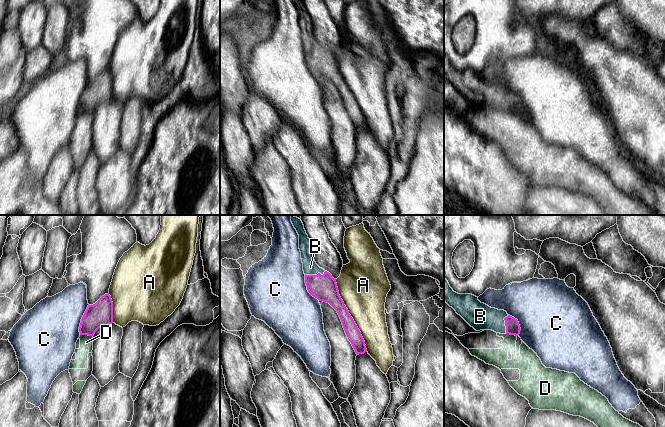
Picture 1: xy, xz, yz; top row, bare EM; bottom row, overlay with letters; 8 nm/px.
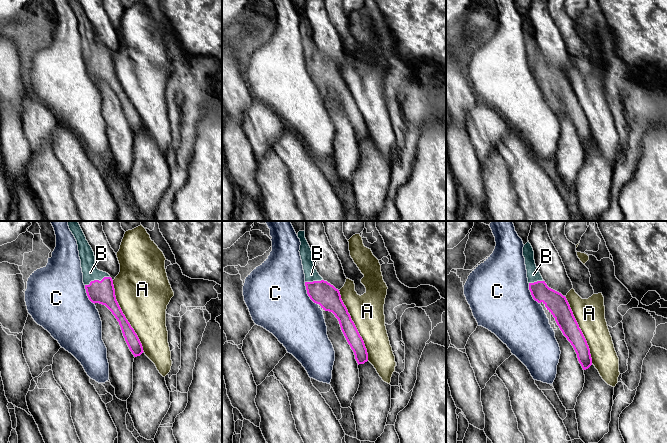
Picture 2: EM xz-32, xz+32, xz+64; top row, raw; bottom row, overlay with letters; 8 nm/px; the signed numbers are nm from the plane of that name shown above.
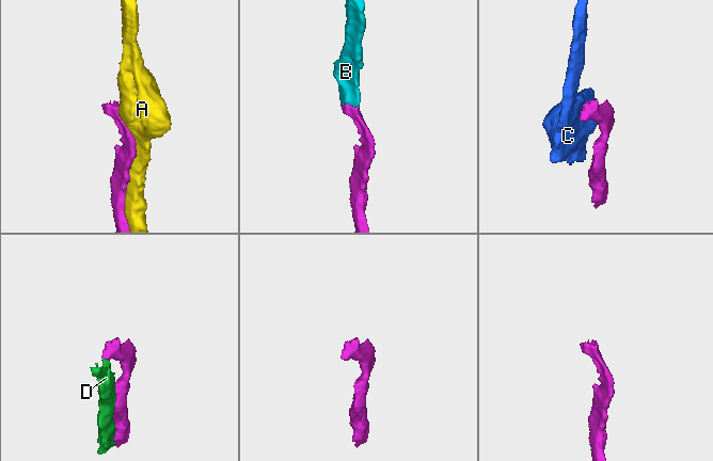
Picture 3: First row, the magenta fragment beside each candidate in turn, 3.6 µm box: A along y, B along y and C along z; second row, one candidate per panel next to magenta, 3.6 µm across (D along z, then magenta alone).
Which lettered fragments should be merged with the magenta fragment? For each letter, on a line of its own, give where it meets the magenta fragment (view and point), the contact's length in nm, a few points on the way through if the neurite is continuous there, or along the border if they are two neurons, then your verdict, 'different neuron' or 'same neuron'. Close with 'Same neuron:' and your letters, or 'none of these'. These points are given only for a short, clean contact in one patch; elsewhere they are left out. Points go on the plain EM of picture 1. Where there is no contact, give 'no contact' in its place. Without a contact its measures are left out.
A: xz (350, 91) | 650 nm | different neuron
B: xz (315, 51) | 170 nm | across xz (323, 63), (315, 51), (310, 43) | same neuron
C: xy (81, 95) | 260 nm | along xy (88, 80), (81, 95), (79, 110) | different neuron
D: xy (86, 110) | 110 nm | different neuron
Same neuron: B

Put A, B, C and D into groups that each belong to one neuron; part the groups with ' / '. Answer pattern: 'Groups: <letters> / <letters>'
Groups: A / B / C / D

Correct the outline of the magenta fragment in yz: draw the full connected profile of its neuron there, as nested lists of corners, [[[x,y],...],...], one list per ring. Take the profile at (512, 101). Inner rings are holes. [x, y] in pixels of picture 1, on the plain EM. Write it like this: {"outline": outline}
{"outline": [[[444,54],[444,77],[452,83],[476,107],[492,106],[500,110],[518,112],[519,98],[504,86],[491,84],[481,79],[472,70],[458,70]]]}

